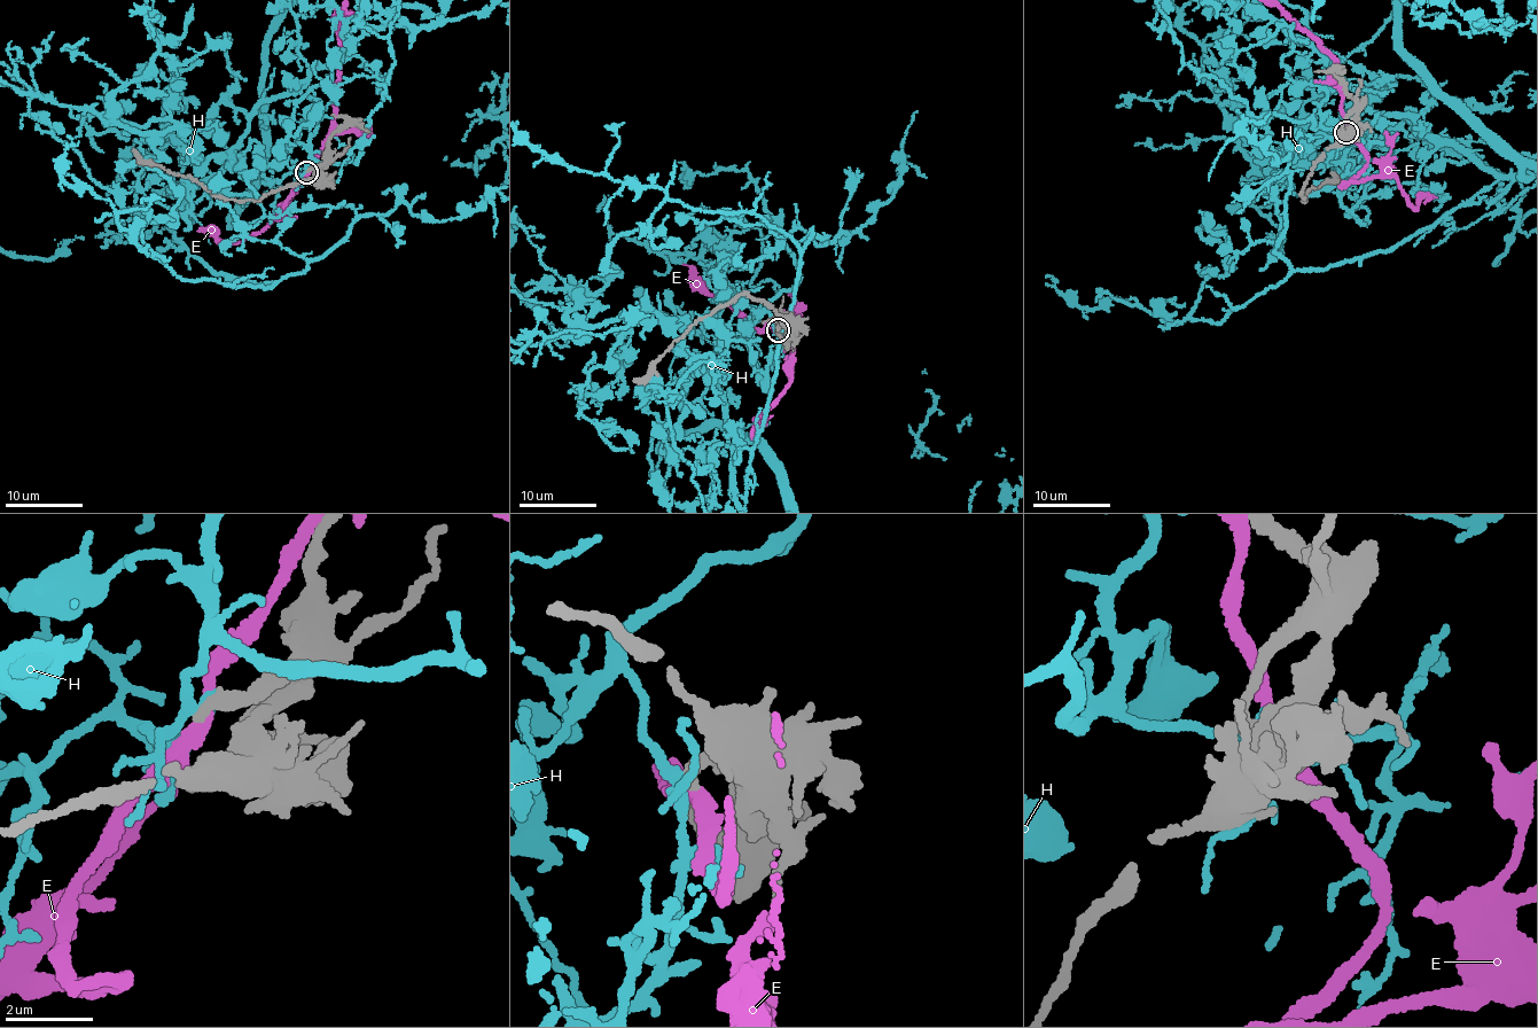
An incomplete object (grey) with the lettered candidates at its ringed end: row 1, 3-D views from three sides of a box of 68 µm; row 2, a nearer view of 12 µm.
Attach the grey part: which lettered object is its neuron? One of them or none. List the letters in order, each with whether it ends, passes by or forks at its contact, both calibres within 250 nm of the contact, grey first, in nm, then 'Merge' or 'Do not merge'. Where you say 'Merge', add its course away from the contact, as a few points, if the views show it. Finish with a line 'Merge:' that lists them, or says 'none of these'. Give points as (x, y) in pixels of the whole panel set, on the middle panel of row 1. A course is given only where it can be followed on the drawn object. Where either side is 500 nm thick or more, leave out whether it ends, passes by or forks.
E: It passes by. Thickness 220 nm (grey) against 280 nm. Do not merge
H: It forks there. Thickness 240 nm (grey) against 180 nm. Do not merge
Merge: none of these

